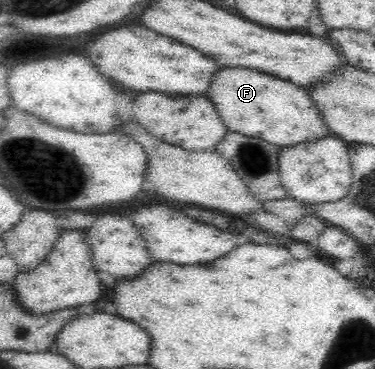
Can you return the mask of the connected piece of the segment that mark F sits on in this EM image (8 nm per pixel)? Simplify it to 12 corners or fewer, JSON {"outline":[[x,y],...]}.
{"outline":[[222,68],[208,98],[228,130],[278,148],[332,135],[304,88]]}

